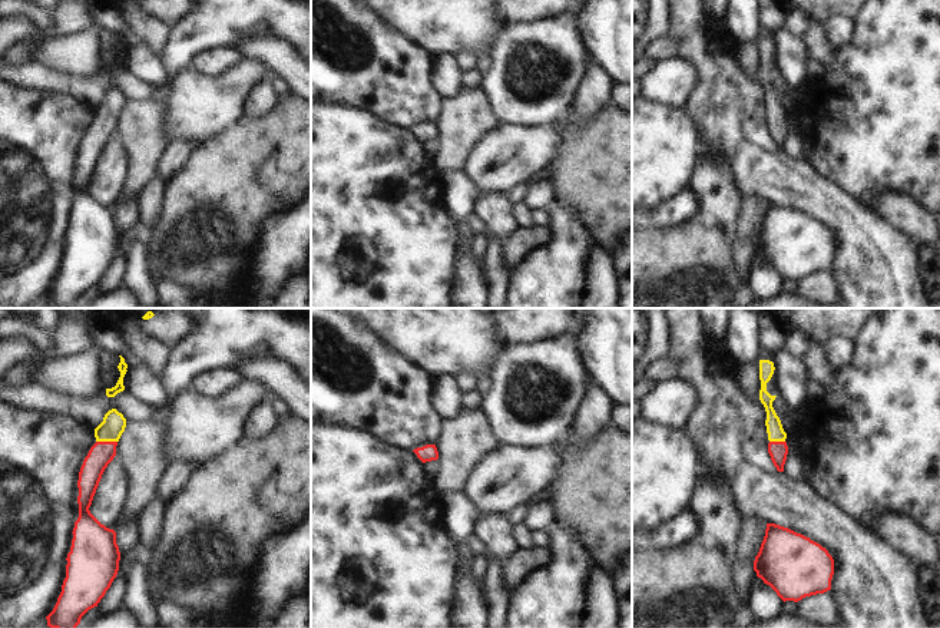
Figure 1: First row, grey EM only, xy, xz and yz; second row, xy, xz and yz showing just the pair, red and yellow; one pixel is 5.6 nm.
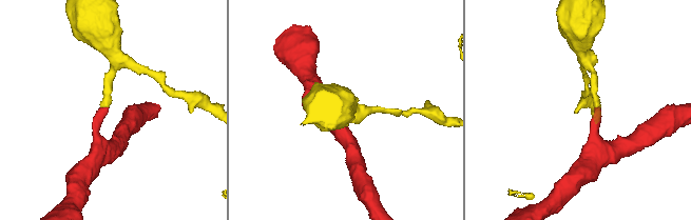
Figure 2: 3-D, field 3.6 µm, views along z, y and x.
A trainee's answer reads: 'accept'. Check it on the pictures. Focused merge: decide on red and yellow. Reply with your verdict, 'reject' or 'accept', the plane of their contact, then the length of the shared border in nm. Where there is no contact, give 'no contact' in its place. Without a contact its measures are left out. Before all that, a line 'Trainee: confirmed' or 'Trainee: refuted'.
Trainee: confirmed
accept; contact in xy; length 120 nm

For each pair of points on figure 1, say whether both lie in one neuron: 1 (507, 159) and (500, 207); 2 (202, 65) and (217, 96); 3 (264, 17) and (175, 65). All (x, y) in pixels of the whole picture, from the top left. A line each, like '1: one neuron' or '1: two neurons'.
1: two neurons
2: two neurons
3: one neuron

